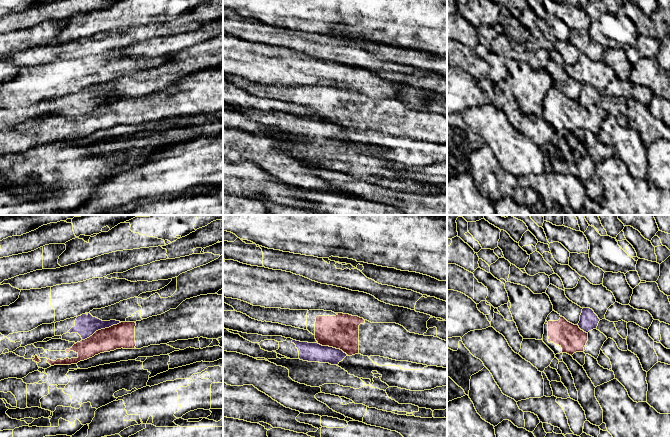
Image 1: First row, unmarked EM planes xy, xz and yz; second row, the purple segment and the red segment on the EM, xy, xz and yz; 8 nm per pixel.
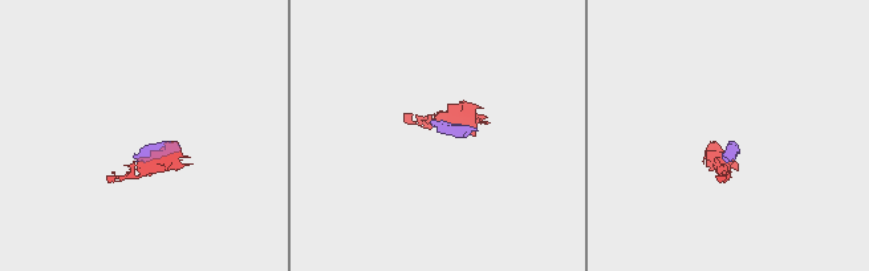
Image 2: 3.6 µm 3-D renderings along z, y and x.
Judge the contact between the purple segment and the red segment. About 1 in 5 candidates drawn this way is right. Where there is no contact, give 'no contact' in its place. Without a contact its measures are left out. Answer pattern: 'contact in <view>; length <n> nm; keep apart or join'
contact in xy; length 360 nm; keep apart

